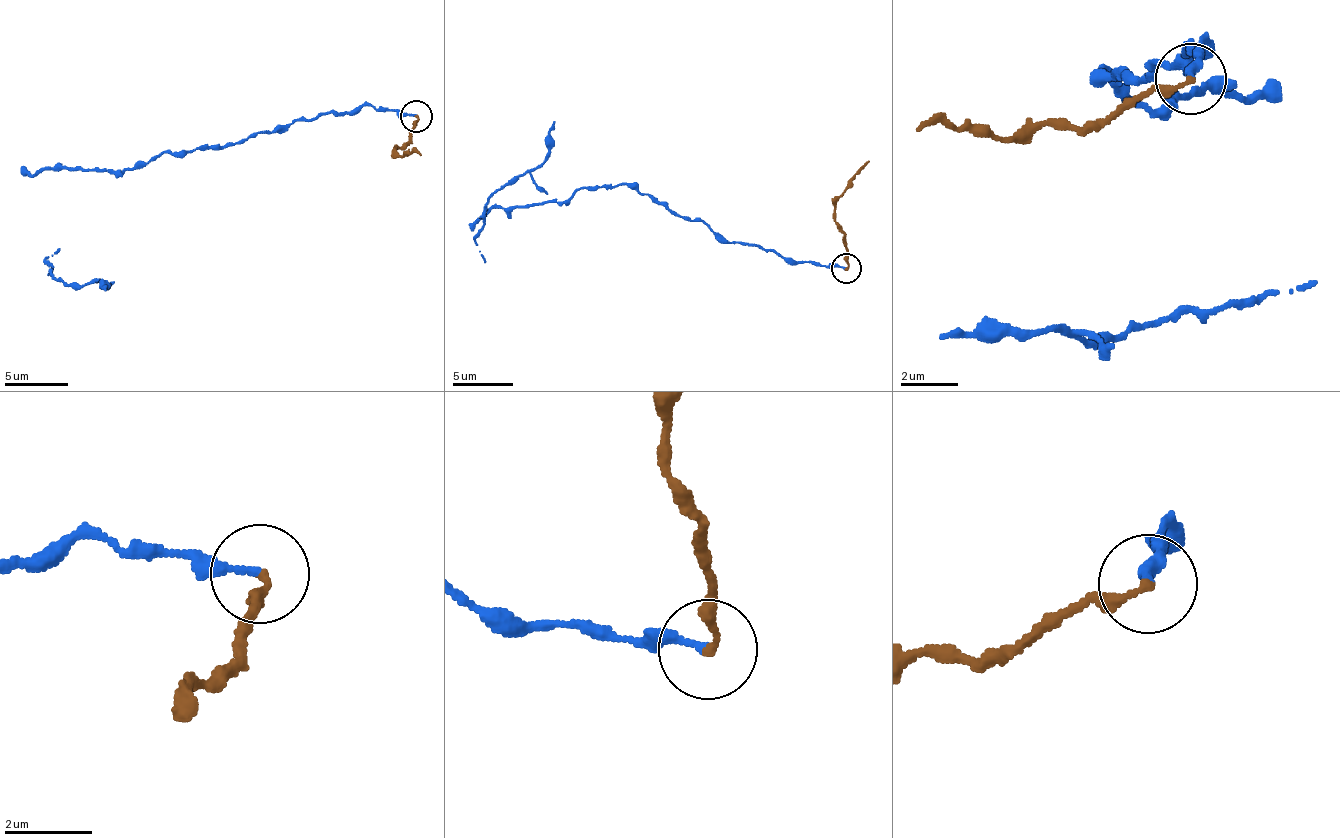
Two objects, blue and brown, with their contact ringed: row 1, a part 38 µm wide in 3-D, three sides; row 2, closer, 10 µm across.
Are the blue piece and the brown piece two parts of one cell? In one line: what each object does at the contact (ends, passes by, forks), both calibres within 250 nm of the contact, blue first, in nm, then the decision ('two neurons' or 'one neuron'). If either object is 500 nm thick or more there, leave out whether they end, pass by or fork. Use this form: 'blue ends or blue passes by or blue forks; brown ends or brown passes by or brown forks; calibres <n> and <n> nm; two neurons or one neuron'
blue ends; brown ends; calibres 160 and 170 nm; two neurons

